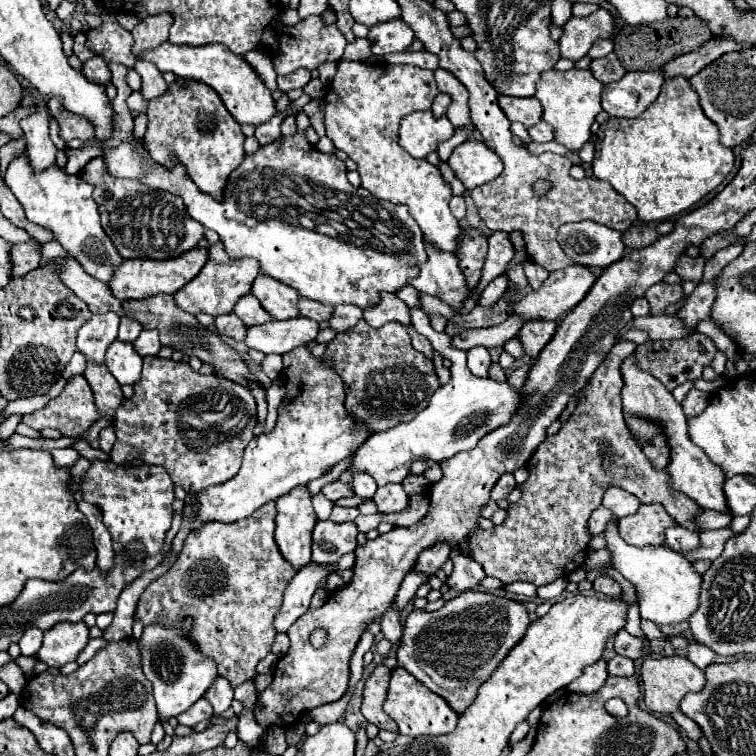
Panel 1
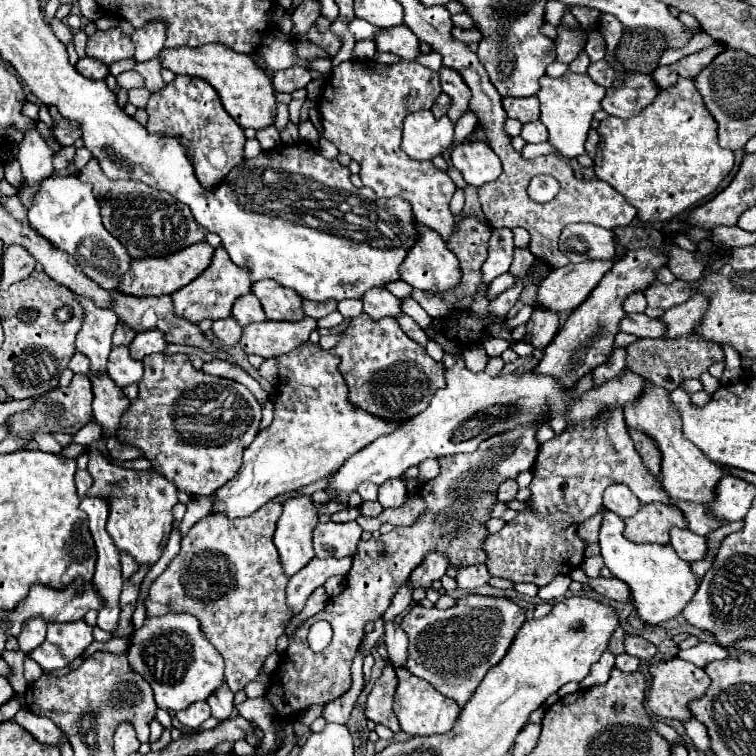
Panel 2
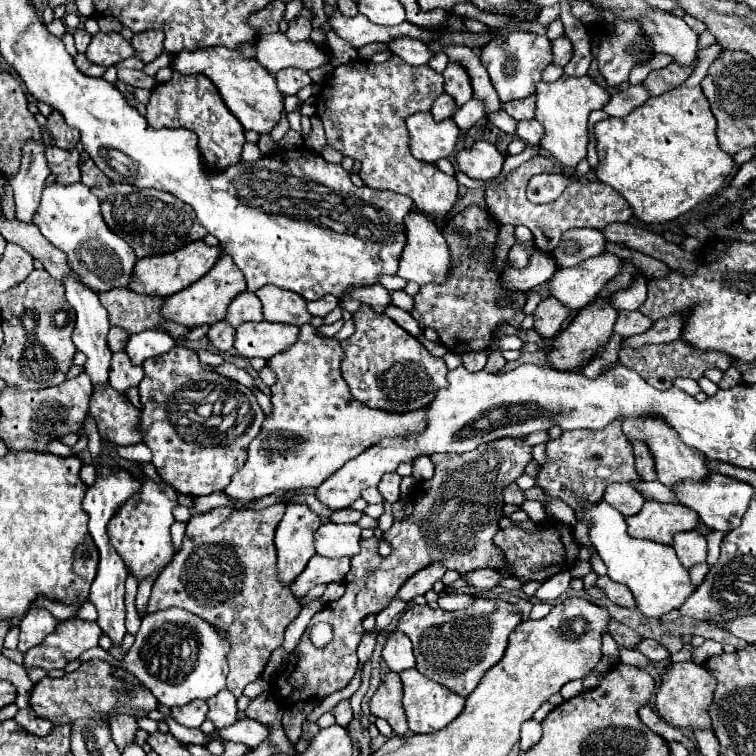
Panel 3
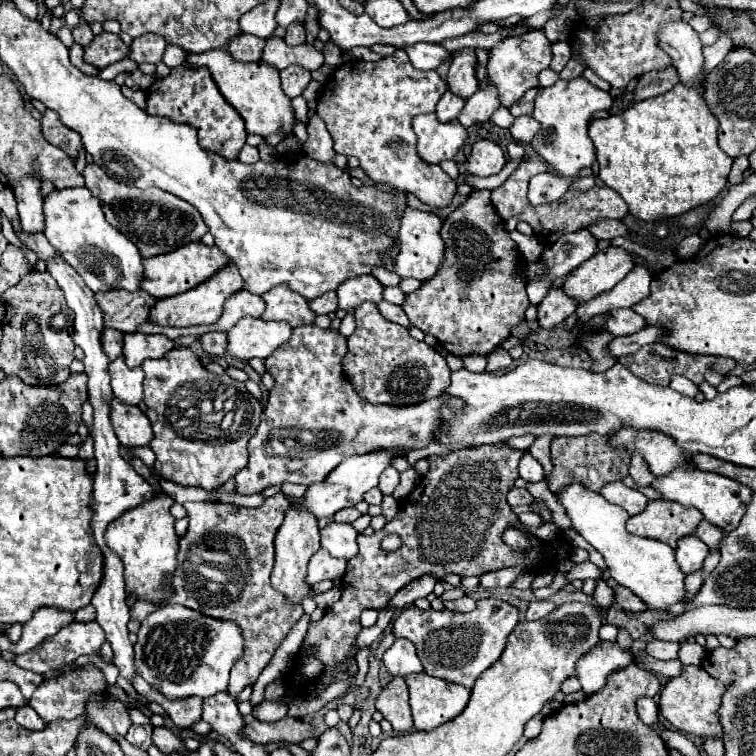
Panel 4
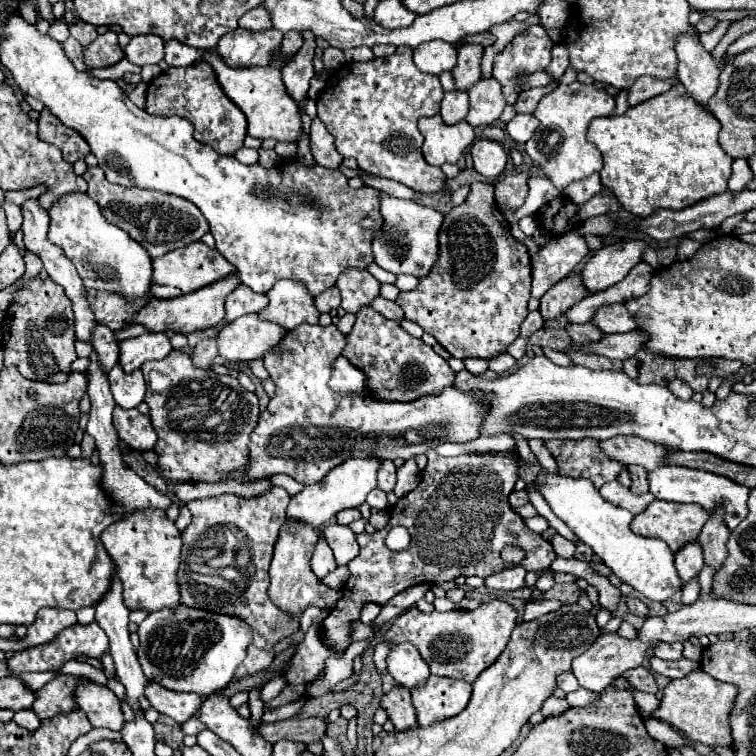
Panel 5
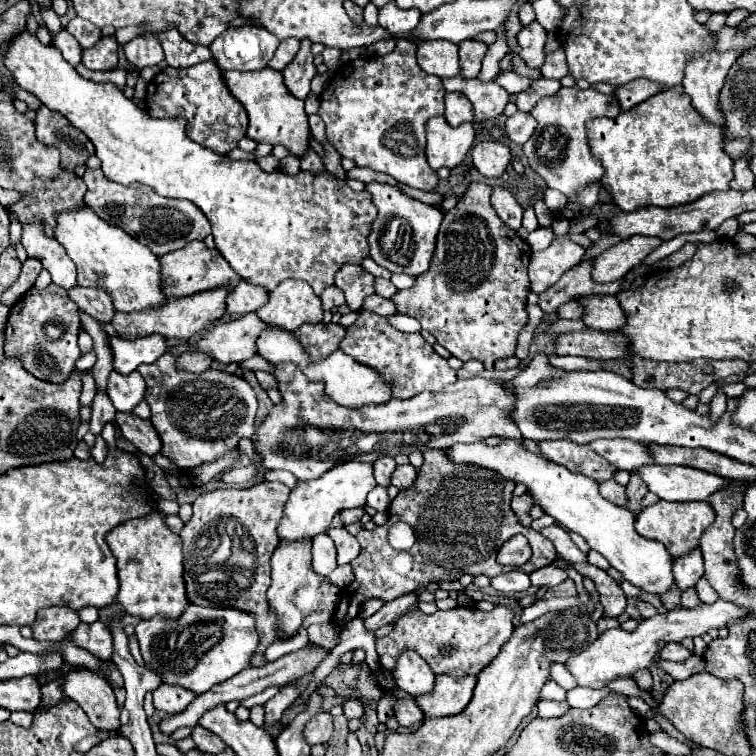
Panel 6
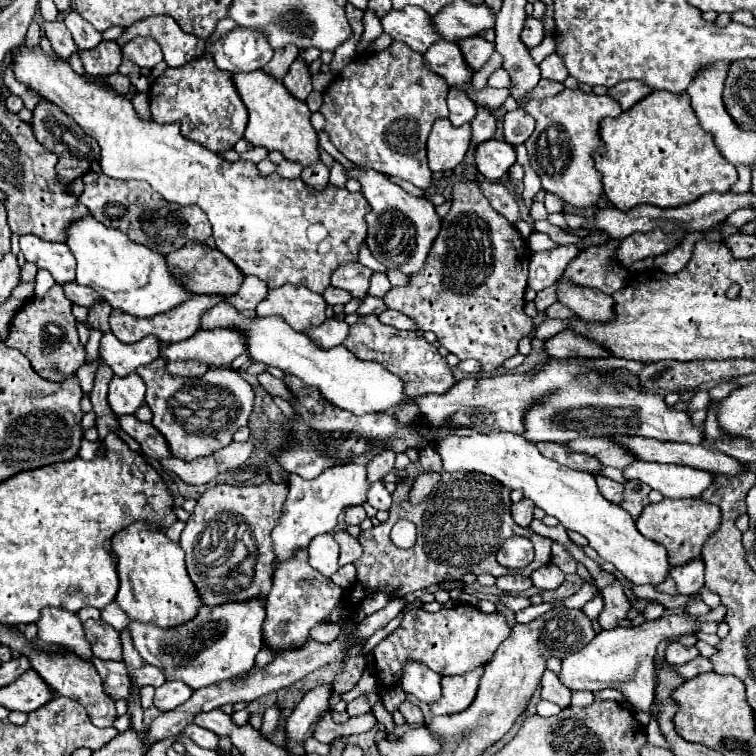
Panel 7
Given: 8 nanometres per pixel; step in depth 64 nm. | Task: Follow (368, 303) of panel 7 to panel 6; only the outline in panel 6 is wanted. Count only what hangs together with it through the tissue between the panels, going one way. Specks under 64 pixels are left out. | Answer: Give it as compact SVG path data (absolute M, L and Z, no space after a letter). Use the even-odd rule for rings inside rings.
M372 294L372 296L364 302L362 310L372 310L372 312L376 312L376 314L380 314L380 316L394 316L394 314L398 314L394 302L392 302L392 300L386 300L386 298L378 296L378 294Z

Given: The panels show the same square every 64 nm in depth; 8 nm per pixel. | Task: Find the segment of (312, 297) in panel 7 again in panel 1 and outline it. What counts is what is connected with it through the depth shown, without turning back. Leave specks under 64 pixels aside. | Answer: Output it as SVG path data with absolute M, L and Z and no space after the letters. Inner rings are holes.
M258 274L250 292L260 300L262 308L274 316L274 320L288 320L298 316L298 292L294 292L280 280Z

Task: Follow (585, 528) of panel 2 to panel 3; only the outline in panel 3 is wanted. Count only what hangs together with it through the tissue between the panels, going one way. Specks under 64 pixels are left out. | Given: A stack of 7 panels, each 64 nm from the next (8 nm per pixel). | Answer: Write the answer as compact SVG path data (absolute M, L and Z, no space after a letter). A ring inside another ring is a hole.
M578 522L576 526L574 526L574 538L584 546L592 546L592 542L590 542L590 536L588 536L588 530L590 530L590 524L586 524L586 522Z

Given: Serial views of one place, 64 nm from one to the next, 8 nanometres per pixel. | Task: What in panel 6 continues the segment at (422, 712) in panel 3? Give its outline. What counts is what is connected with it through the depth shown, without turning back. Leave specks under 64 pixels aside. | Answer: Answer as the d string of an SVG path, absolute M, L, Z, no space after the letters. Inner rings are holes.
M436 676L434 690L430 694L416 696L416 704L424 712L426 718L440 718L440 716L454 716L462 712L474 690L476 678L452 678L452 676Z

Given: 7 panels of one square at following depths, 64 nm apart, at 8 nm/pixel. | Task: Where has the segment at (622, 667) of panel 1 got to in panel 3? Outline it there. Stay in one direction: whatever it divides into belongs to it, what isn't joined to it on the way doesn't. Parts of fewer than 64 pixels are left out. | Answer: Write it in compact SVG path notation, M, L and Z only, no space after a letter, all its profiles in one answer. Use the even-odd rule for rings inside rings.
M619 648L620 652L620 664L628 664L628 666L638 666L638 668L644 668L646 664L650 664L644 656L640 656L640 652L636 650L626 650L626 648Z

